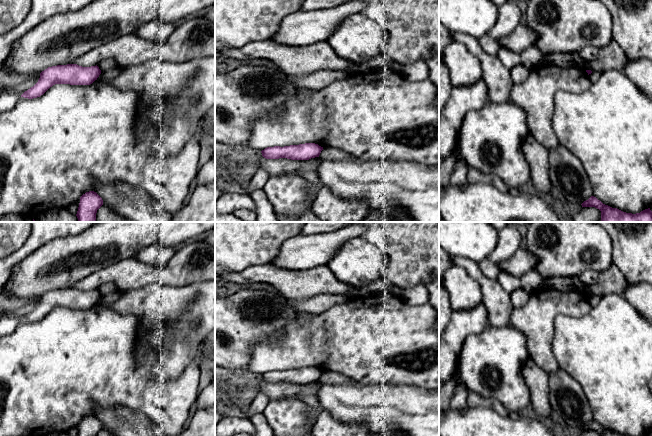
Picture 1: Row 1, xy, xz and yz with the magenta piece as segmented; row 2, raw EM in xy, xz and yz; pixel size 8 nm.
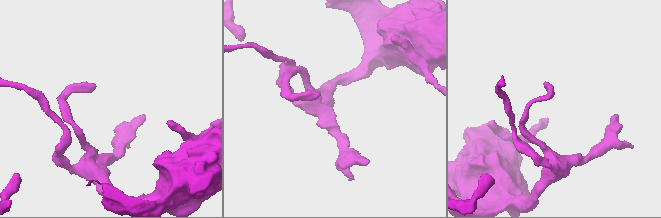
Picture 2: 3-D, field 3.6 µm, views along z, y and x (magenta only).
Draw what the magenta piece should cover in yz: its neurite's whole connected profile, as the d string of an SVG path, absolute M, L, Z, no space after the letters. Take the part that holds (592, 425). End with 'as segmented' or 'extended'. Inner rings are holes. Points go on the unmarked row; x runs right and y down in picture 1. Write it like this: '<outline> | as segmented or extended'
M591 420L588 424L584 425L582 431L595 431L599 433L601 436L623 436L617 432L612 432L608 429L603 428L600 424L596 421Z | as segmented

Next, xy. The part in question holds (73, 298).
M67 288L48 291L40 297L38 306L21 321L28 323L40 321L55 308L90 309L100 298L101 294L97 289L82 291L77 288Z | as segmented

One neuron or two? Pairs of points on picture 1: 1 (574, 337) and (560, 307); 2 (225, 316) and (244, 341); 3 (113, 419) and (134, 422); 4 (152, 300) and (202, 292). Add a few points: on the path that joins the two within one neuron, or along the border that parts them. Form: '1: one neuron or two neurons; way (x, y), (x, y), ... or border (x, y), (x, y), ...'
1: two neurons; border (587, 314), (581, 317), (557, 315), (553, 335)
2: one neuron; way (225, 322), (238, 335)
3: one neuron; way (118, 420), (129, 422)
4: one neuron; way (164, 300), (190, 300)

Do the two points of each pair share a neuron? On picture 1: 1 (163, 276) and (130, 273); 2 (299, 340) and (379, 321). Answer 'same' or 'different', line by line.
1: same
2: same

